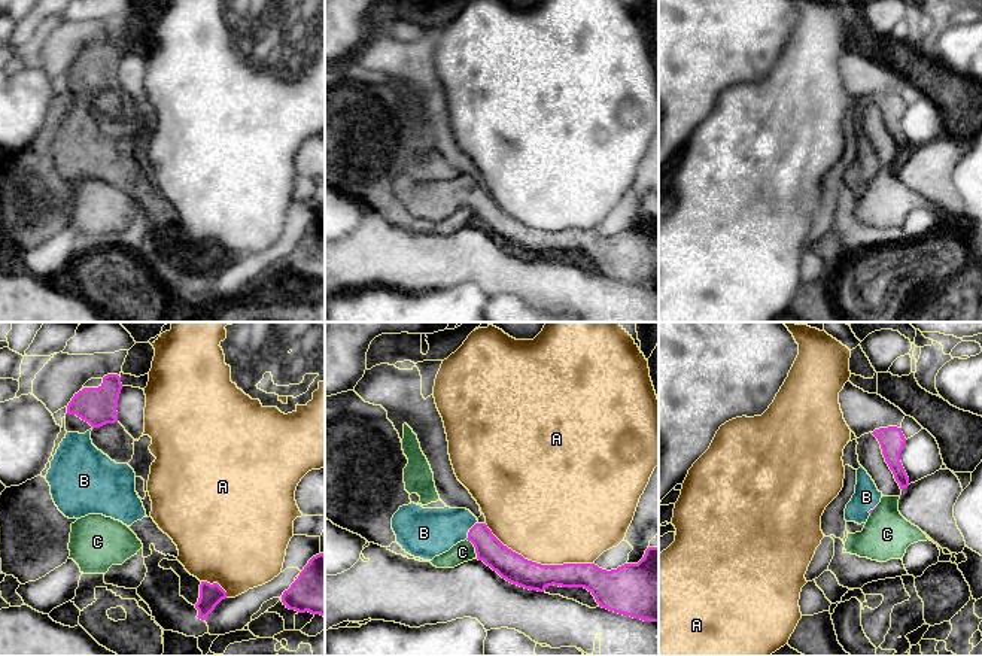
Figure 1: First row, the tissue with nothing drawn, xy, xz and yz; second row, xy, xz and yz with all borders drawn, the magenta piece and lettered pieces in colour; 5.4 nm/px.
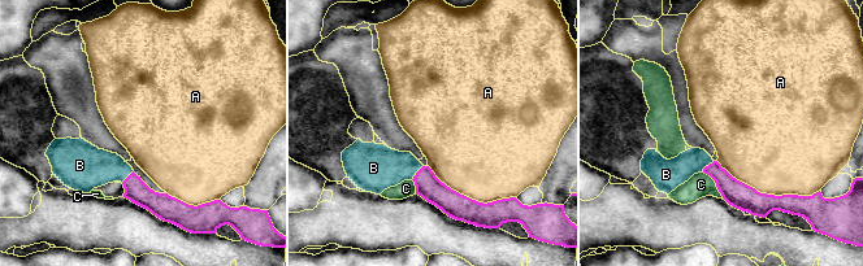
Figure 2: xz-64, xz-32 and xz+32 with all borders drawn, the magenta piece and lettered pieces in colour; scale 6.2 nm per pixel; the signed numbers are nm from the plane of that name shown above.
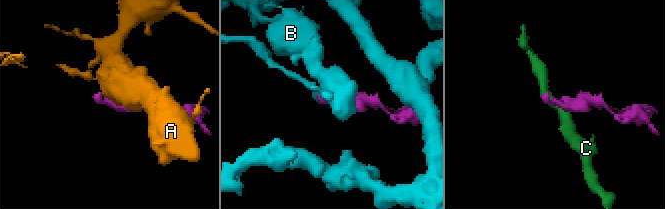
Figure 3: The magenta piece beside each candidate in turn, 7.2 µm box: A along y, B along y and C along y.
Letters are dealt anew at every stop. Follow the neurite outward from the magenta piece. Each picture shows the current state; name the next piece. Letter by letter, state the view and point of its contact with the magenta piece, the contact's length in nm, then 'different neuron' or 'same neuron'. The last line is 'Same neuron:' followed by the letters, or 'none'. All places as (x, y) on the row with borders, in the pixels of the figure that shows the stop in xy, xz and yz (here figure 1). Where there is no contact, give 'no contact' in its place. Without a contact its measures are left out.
A: meets magenta in xz at (538, 564); contact 600 nm long; different neuron
B: meets magenta in xz at (470, 531); contact 120 nm long; same neuron
C: meets magenta in xz at (476, 549); contact 130 nm long; different neuron
Same neuron: B

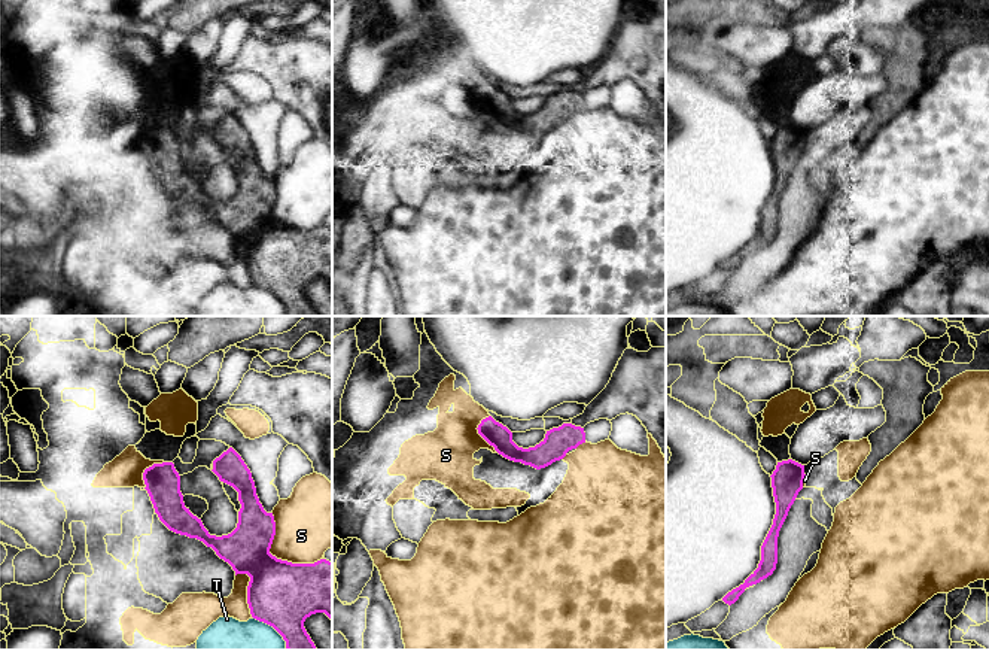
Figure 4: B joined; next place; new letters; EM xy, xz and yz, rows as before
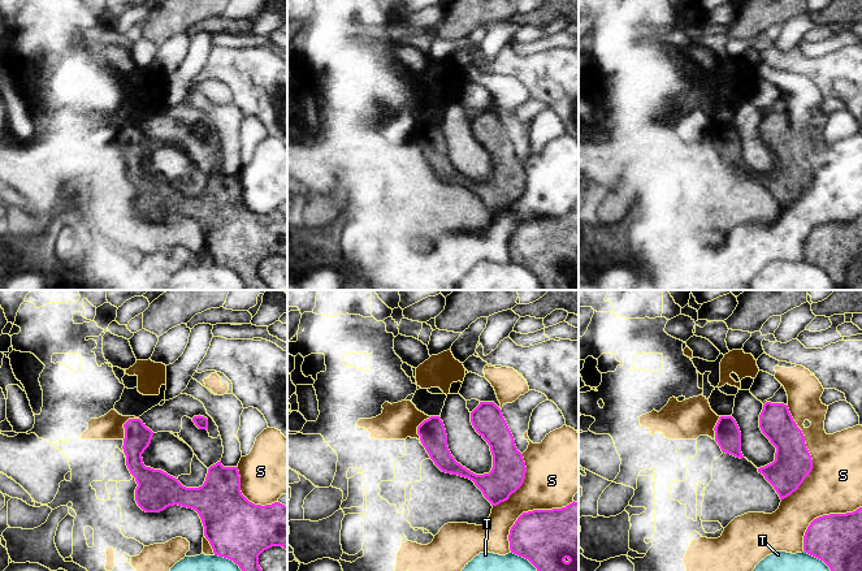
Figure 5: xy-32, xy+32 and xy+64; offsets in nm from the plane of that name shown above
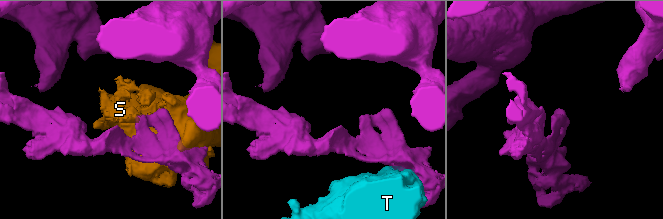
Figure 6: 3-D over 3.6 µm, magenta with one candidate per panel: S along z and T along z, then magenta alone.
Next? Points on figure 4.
S: meets magenta in xy at (274, 556); contact 380 nm long; different neuron
T: meets magenta in xy at (273, 626); contact 260 nm long; different neuron
Same neuron: none

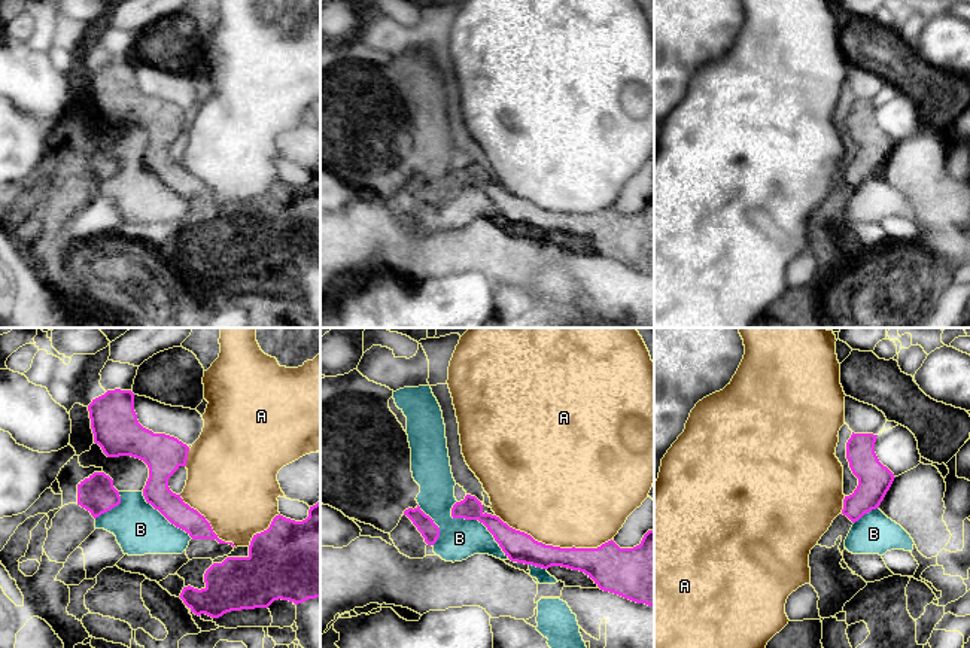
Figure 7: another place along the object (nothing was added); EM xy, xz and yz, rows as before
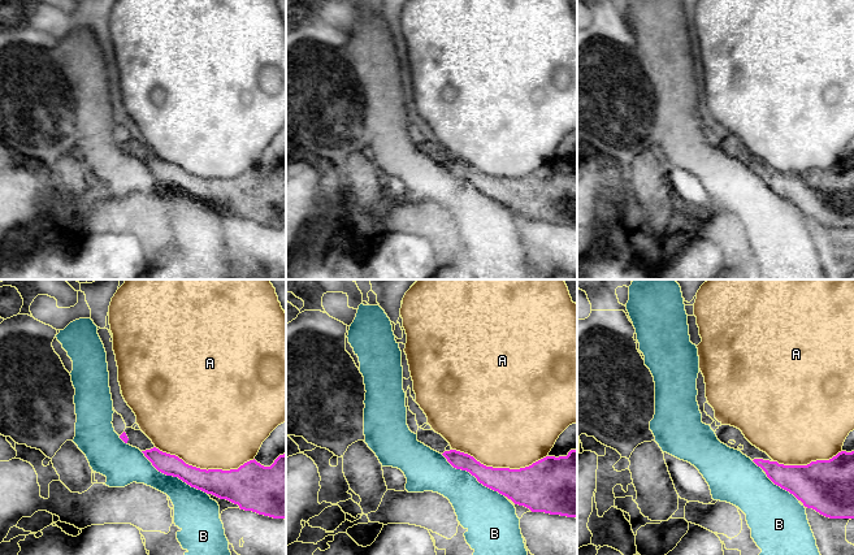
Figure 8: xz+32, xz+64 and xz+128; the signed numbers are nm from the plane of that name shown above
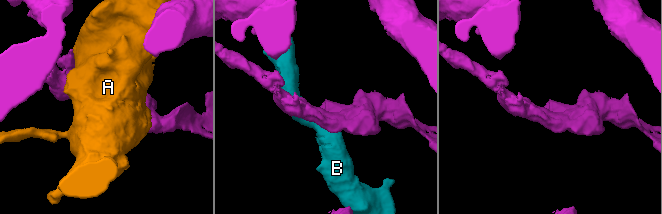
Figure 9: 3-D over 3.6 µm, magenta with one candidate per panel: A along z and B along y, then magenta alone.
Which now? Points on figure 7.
A: meets magenta in xz at (552, 545); contact 650 nm long; different neuron
B: meets magenta in xz at (477, 519); contact 440 nm long; different neuron
Same neuron: none

